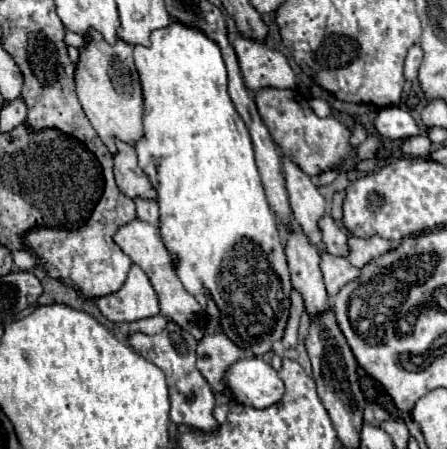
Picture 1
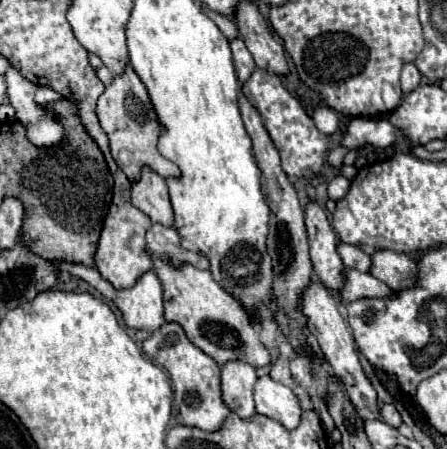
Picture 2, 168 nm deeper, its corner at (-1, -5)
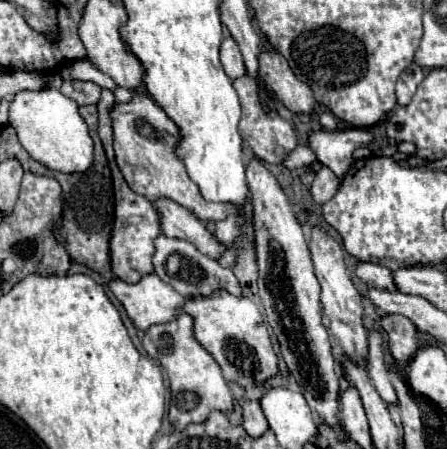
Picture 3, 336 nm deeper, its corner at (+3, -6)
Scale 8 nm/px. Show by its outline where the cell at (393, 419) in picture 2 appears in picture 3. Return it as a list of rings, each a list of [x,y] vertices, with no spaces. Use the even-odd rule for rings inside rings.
[[[371,332],[371,338],[369,338],[367,372],[369,372],[369,378],[375,386],[375,390],[383,398],[383,402],[389,406],[397,406],[397,396],[395,396],[395,390],[389,382],[389,376],[387,376],[387,370],[383,364],[383,348],[381,348],[381,334],[379,332]]]

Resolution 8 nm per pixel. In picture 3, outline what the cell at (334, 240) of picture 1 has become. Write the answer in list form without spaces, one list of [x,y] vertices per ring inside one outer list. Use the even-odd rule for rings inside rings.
[[[359,262],[355,272],[357,272],[357,278],[369,286],[375,286],[379,290],[395,290],[389,268],[383,268],[383,266],[373,264],[373,262]]]

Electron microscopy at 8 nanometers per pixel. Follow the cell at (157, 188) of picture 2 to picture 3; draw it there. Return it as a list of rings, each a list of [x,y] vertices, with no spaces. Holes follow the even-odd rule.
[[[159,198],[153,202],[153,206],[159,212],[161,232],[165,236],[189,240],[199,250],[203,250],[203,254],[211,258],[219,256],[219,250],[223,250],[223,246],[219,246],[219,242],[211,238],[211,232],[203,226],[203,222],[193,212],[189,212],[187,208],[179,206],[169,198]]]

